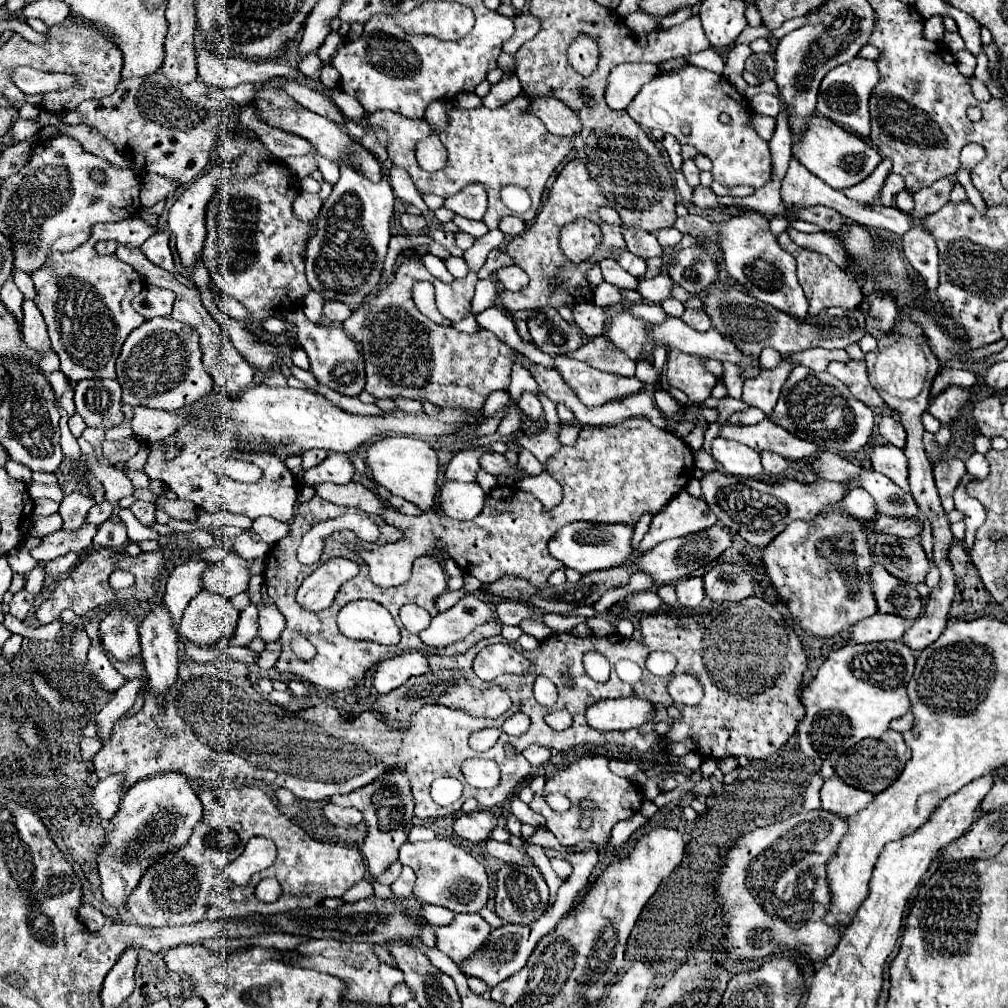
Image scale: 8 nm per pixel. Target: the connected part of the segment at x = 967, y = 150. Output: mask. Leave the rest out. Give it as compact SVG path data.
M968 143L962 149L960 163L962 163L962 167L966 167L966 169L974 169L974 165L976 165L978 161L982 161L985 155L985 149L981 145Z

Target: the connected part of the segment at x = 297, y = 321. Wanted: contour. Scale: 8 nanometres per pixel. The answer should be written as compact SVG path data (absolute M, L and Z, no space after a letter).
M294 309L286 313L286 321L296 325L296 337L298 343L302 345L302 349L306 351L308 359L310 359L310 371L316 377L318 383L324 383L328 387L332 387L334 391L342 393L342 395L358 395L364 389L364 359L356 349L356 343L352 341L350 335L346 335L346 331L342 327L334 327L334 325L314 325L312 321L306 319L302 309Z

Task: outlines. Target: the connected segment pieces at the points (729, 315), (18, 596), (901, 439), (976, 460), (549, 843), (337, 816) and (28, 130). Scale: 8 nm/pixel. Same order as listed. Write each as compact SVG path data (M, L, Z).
M714 285L710 293L704 297L704 309L712 317L714 327L728 339L732 339L742 353L758 357L762 349L772 347L780 351L782 355L790 355L796 351L806 351L810 347L822 347L822 349L844 349L852 343L858 343L864 337L864 313L860 309L842 309L842 307L830 307L826 311L820 311L816 317L796 319L780 309L774 309L772 305L766 305L758 301L752 295L746 295L734 287Z
M18 591L18 593L14 593L12 601L8 603L8 605L10 605L10 615L14 615L14 617L18 617L18 619L24 619L26 613L30 611L32 603L34 603L34 595L30 595L28 591Z
M882 417L880 423L878 423L878 431L880 431L882 439L888 441L890 445L900 447L900 449L906 445L906 431L900 425L898 419L894 419L894 417Z
M974 452L966 461L965 461L967 472L971 475L974 475L975 478L979 480L984 480L989 472L990 467L984 455Z
M542 827L540 831L536 831L536 833L534 833L532 843L542 845L542 847L546 847L546 849L556 849L556 851L560 851L560 853L572 853L572 849L562 847L562 845L558 843L558 839L556 839L556 837L552 837L552 833L550 833L548 829L544 829L544 827Z
M326 803L326 805L324 805L324 815L328 817L330 823L334 823L334 825L342 825L342 827L358 825L358 823L362 821L362 813L360 813L358 809L338 807L338 805L332 805L332 803Z
M16 119L12 125L12 139L14 141L24 141L28 137L34 137L44 125L36 121L26 121L26 119Z

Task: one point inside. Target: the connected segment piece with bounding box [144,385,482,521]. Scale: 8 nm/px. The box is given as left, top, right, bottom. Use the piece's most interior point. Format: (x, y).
(267, 424)

